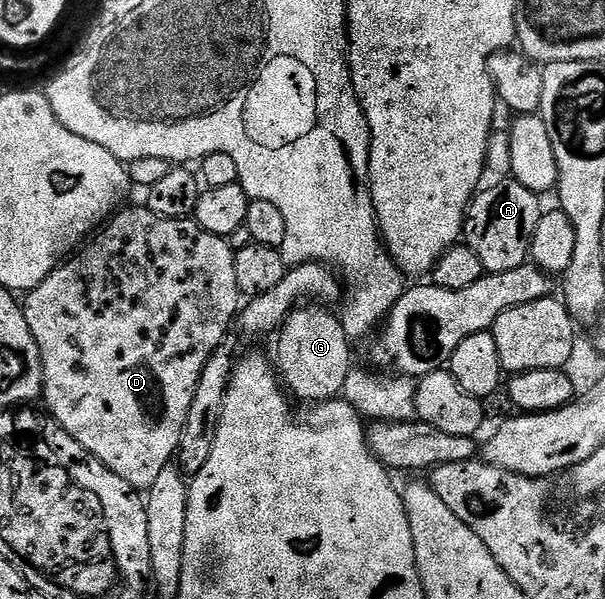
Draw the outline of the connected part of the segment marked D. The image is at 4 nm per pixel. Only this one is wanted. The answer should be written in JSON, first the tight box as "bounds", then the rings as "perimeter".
{"bounds":[23,206,243,490],"perimeter":[[[144,206],[128,208],[118,211],[100,229],[99,235],[92,243],[82,247],[72,258],[66,259],[38,288],[28,293],[24,297],[23,307],[27,326],[31,326],[31,334],[39,346],[41,390],[43,401],[45,400],[46,406],[49,407],[46,408],[48,415],[52,416],[63,430],[67,430],[67,434],[71,434],[75,442],[79,442],[94,458],[103,462],[103,466],[119,474],[123,482],[130,484],[134,490],[148,490],[151,482],[159,478],[163,466],[170,464],[176,457],[177,449],[181,447],[183,430],[191,414],[191,402],[195,398],[199,378],[213,353],[224,345],[221,343],[224,342],[229,327],[232,324],[234,327],[243,307],[243,297],[235,282],[235,248],[234,245],[229,245],[232,243],[226,237],[203,230],[192,218],[168,220],[151,214]]]}

